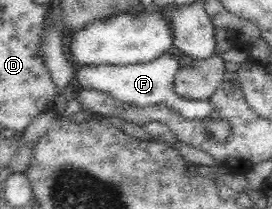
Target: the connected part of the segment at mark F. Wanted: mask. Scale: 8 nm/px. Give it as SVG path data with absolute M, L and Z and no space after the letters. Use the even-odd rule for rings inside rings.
M166 52L154 60L142 63L136 62L136 64L75 65L74 81L82 89L104 92L124 103L147 108L157 104L166 105L184 118L206 120L212 112L212 104L209 99L206 101L187 101L175 92L172 84L178 68L180 68L178 57Z

